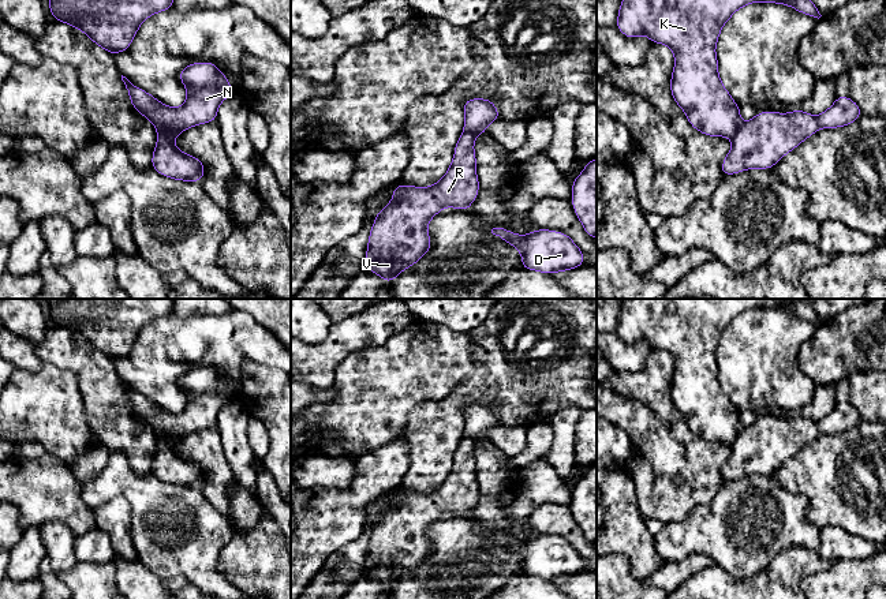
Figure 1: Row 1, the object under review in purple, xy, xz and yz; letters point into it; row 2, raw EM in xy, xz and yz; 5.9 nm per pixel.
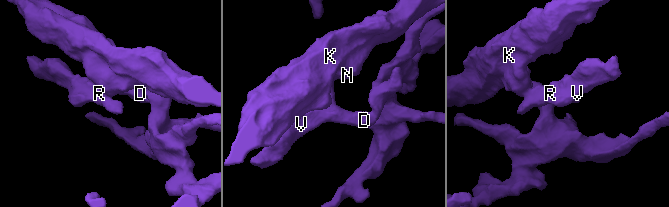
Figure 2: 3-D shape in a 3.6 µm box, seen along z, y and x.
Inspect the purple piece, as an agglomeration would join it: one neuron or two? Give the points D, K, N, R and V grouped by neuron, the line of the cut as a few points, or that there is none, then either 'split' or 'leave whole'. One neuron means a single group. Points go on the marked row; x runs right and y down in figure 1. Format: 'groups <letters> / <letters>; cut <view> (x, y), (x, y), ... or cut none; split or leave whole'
groups D R V / K N; cut xy (157, 131), (171, 139); split

